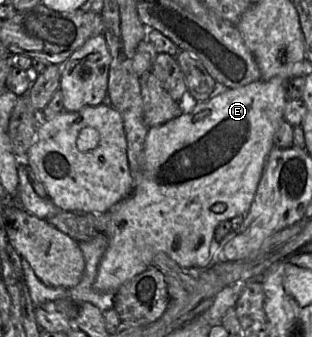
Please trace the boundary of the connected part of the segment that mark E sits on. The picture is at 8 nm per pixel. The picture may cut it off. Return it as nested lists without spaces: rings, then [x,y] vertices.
[[[277,76],[269,80],[260,79],[242,87],[227,88],[225,90],[218,90],[218,83],[216,82],[215,94],[205,101],[198,102],[190,113],[182,113],[180,116],[164,124],[148,129],[141,156],[141,169],[135,173],[133,190],[127,198],[110,209],[113,213],[105,233],[109,238],[109,245],[99,265],[97,278],[94,283],[94,288],[97,291],[114,293],[115,295],[116,291],[124,283],[153,265],[154,256],[160,251],[166,253],[179,267],[187,271],[201,271],[211,265],[215,259],[213,258],[214,252],[211,251],[210,245],[214,239],[214,232],[217,226],[221,222],[230,221],[236,216],[245,216],[251,206],[267,157],[274,147],[274,134],[284,120],[284,109],[288,101],[286,88],[289,80],[290,78]]]

